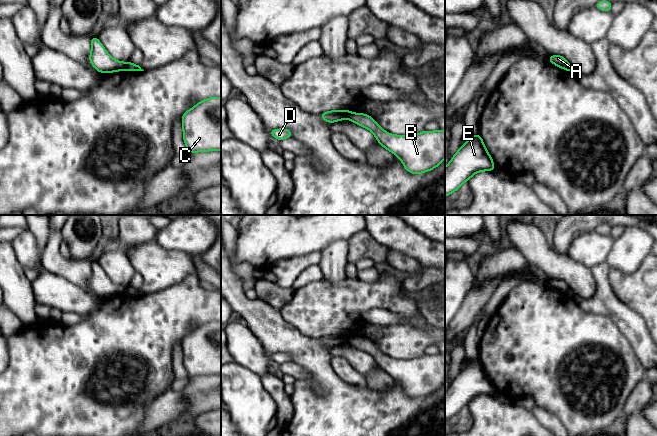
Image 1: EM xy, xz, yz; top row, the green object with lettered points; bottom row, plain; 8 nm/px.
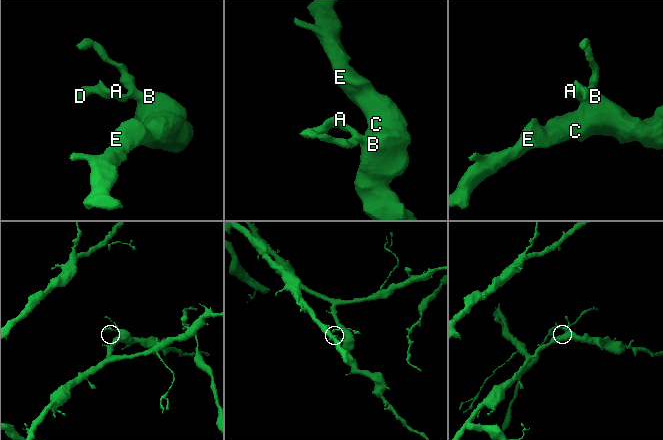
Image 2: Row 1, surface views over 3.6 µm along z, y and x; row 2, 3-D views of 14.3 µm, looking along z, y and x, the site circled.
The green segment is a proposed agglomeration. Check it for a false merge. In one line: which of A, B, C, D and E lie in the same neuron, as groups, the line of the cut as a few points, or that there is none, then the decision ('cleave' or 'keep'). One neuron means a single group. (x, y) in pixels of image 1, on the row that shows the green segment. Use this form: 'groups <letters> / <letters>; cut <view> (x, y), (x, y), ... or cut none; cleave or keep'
groups A D / B C E; cut xy (129, 62), (125, 69); cleave

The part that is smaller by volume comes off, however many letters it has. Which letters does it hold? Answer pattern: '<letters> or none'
A, D

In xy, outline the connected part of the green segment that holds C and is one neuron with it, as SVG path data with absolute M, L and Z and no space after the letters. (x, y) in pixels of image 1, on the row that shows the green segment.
M221 97L198 102L181 121L189 153L221 150Z

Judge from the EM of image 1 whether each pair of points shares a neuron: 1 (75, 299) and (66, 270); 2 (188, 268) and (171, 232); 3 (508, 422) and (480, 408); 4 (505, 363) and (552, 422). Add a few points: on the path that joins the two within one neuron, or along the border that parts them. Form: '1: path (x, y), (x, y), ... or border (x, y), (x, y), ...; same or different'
1: border (48, 271), (60, 275), (90, 292); different
2: border (158, 243), (166, 249), (177, 249), (192, 255); different
3: path (501, 422), (496, 422), (487, 413); same
4: border (535, 404), (547, 409), (560, 420); different

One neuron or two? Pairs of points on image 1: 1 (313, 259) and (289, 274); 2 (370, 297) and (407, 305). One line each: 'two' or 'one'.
1: one
2: one

